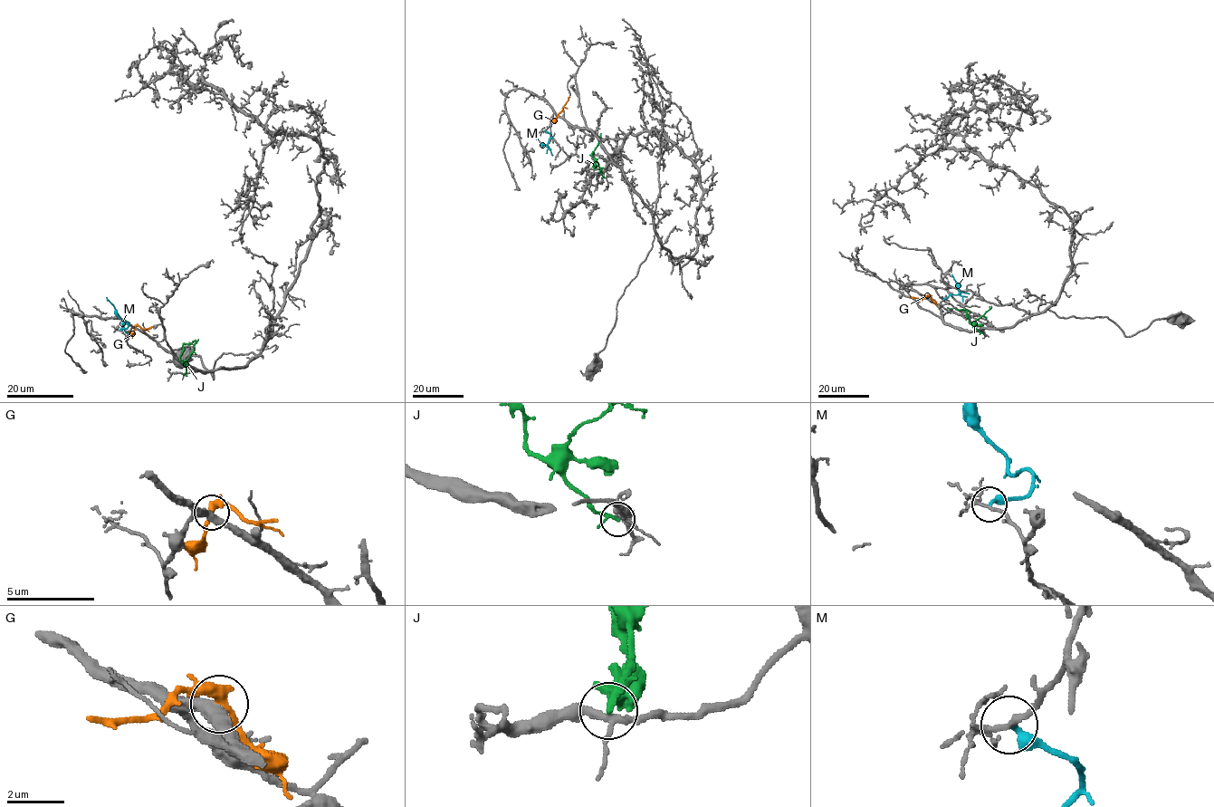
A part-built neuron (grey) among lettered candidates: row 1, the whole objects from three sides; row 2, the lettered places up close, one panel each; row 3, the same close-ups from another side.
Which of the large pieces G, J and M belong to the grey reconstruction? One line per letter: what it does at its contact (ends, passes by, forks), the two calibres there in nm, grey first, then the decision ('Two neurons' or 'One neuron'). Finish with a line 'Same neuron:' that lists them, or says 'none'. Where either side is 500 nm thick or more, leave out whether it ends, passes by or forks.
G: It forks there. Thickness 420 nm (grey) against 280 nm. Two neurons
J: It passes by. Thickness 200 nm (grey) against 140 nm. Two neurons
M: It ends there. Thickness 170 nm (grey) against 300 nm. Two neurons
Same neuron: none

